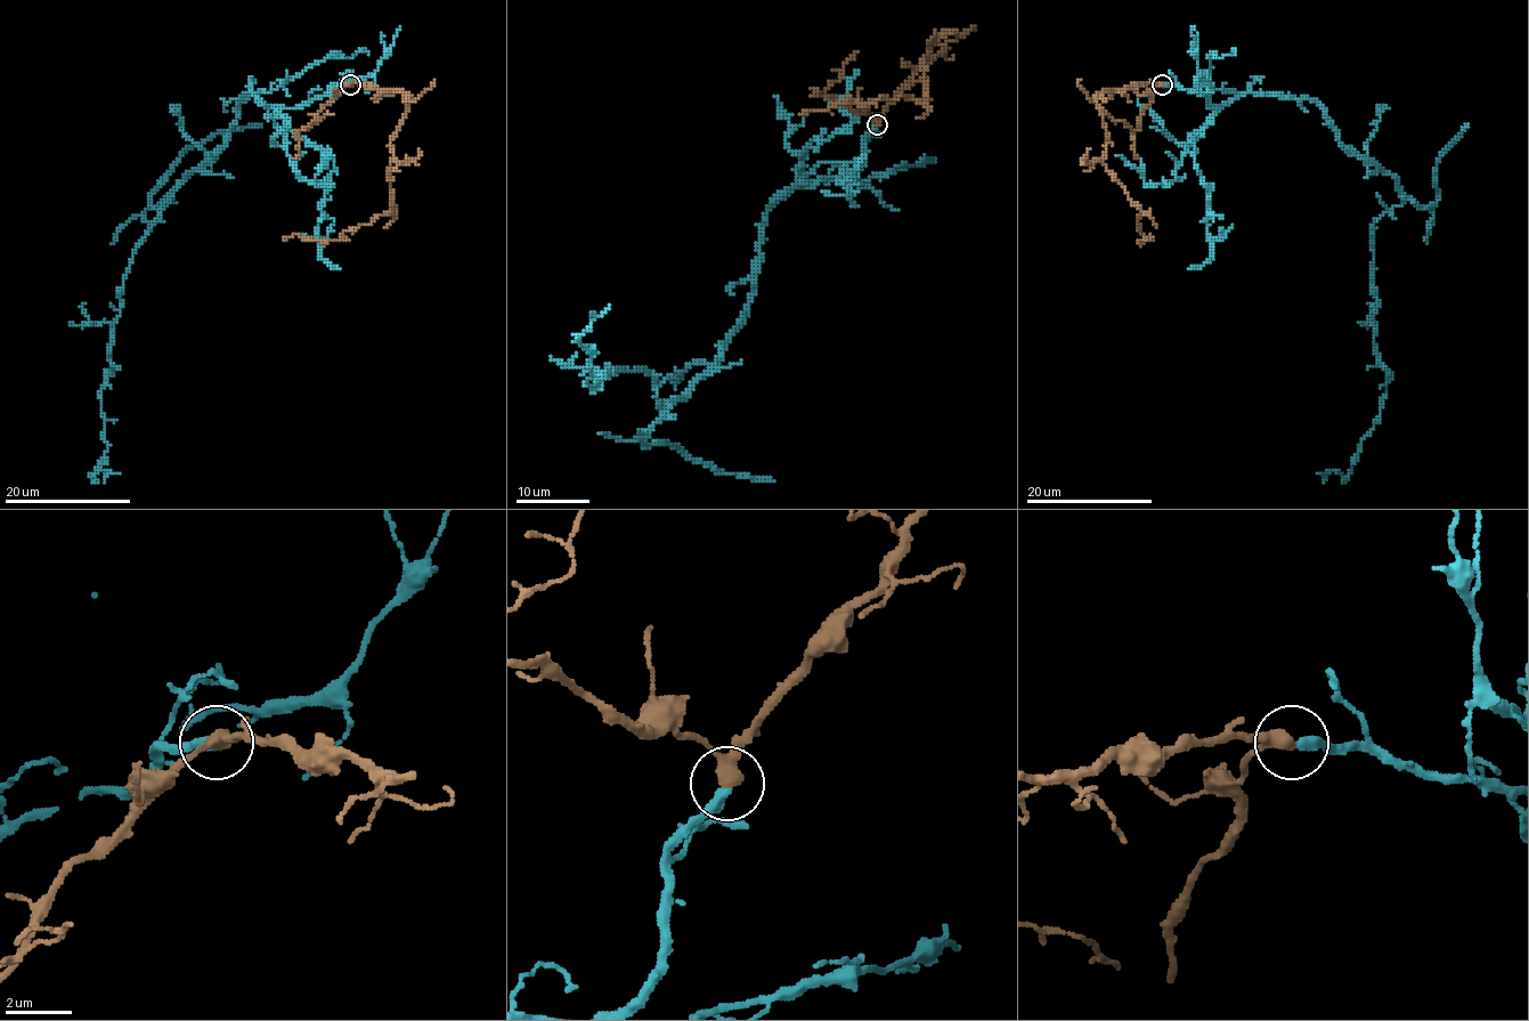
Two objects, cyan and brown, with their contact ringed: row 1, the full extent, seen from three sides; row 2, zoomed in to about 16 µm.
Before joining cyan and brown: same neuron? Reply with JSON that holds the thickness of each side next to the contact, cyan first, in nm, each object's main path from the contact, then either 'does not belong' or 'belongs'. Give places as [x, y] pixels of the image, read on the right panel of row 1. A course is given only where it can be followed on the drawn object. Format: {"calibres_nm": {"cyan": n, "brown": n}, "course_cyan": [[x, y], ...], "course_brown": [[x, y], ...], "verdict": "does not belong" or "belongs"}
{"calibres_nm": {"cyan": 320, "brown": 360}, "course_cyan": [[1163, 83], [1216, 107], [1245, 92], [1311, 99], [1404, 200], [1374, 224], [1385, 398], [1344, 477], [1317, 472]], "course_brown": [[1162, 83], [1104, 90], [1097, 96], [1107, 140], [1104, 165], [1138, 208], [1143, 241], [1149, 235], [1154, 240]], "verdict": "belongs"}

